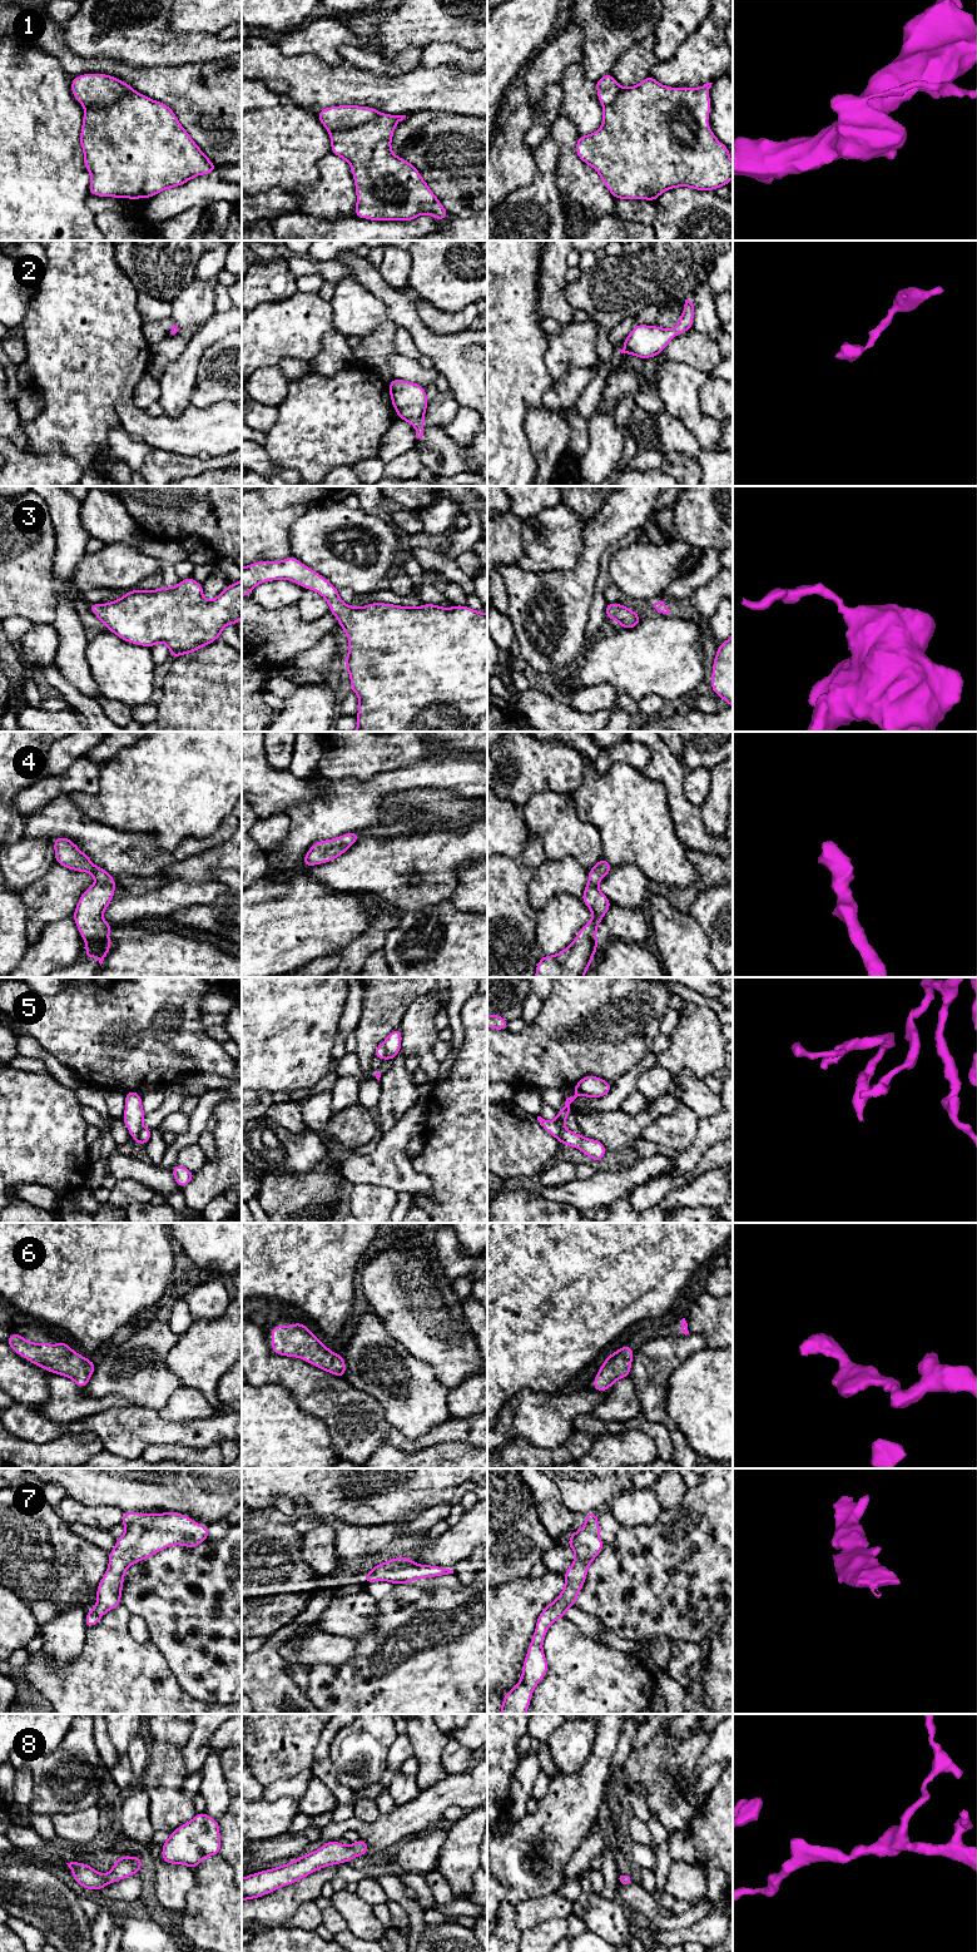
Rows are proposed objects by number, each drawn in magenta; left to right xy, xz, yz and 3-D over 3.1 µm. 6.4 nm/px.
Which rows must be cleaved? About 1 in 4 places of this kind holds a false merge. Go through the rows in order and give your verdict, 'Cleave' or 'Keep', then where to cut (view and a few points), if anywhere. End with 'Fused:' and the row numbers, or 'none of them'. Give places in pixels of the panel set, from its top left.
1: Cleave. Split along xz (380, 113), (358, 125), (337, 128), (330, 132)
2: Keep. No split
3: Keep. No split
4: Keep. No split
5: Cleave. Split along xy (142, 1126), (137, 1142)
6: Keep. No split
7: Keep. No split
8: Keep. No split
Fused: 1, 5

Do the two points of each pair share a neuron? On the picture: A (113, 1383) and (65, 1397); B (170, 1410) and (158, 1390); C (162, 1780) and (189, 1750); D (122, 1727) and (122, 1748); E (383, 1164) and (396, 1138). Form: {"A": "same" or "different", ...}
{"A": "different", "B": "different", "C": "different", "D": "same", "E": "same"}

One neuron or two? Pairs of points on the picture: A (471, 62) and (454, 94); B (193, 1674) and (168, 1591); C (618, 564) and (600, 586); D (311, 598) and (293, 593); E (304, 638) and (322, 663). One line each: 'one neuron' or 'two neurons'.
A: two neurons
B: one neuron
C: two neurons
D: two neurons
E: two neurons

